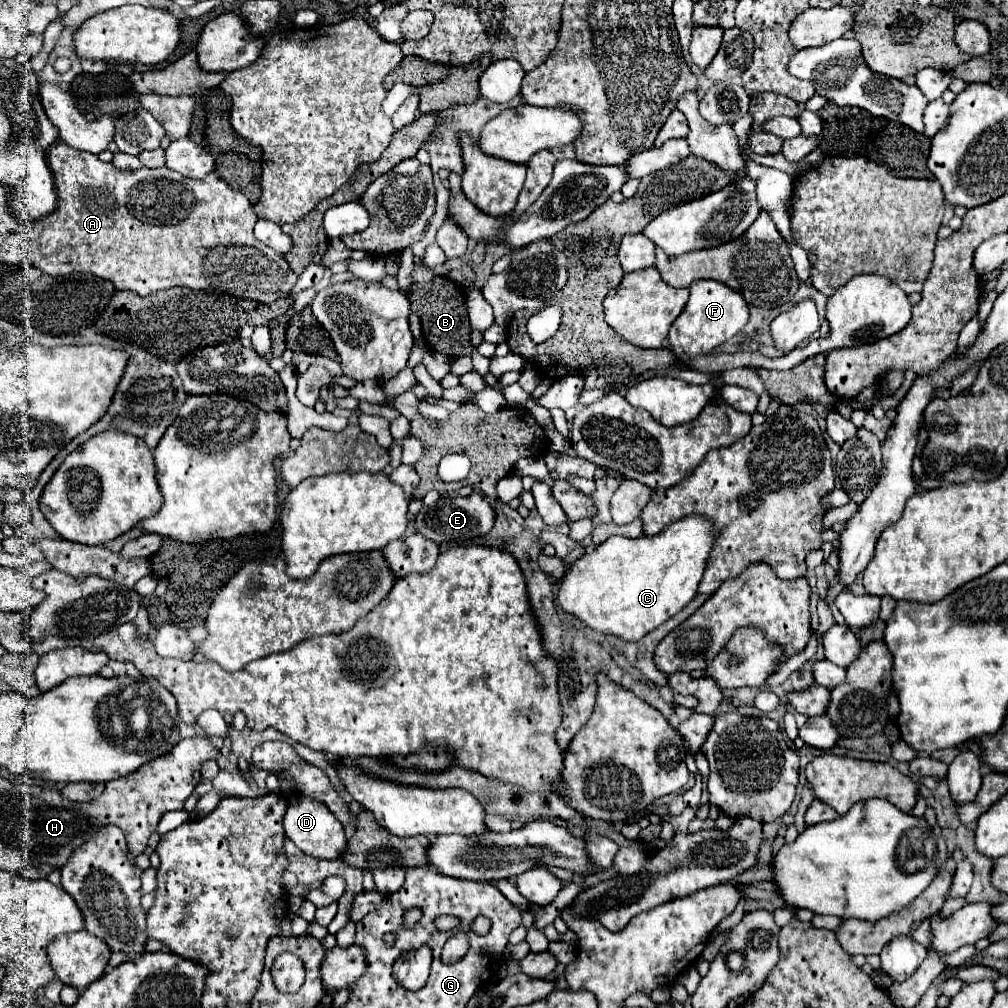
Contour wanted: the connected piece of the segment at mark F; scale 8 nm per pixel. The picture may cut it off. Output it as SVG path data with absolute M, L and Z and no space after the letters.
M698 280L690 284L688 290L690 290L690 298L668 334L668 342L674 354L682 354L682 352L686 352L688 356L708 354L746 326L748 302L738 292L730 290L726 284L714 280Z

